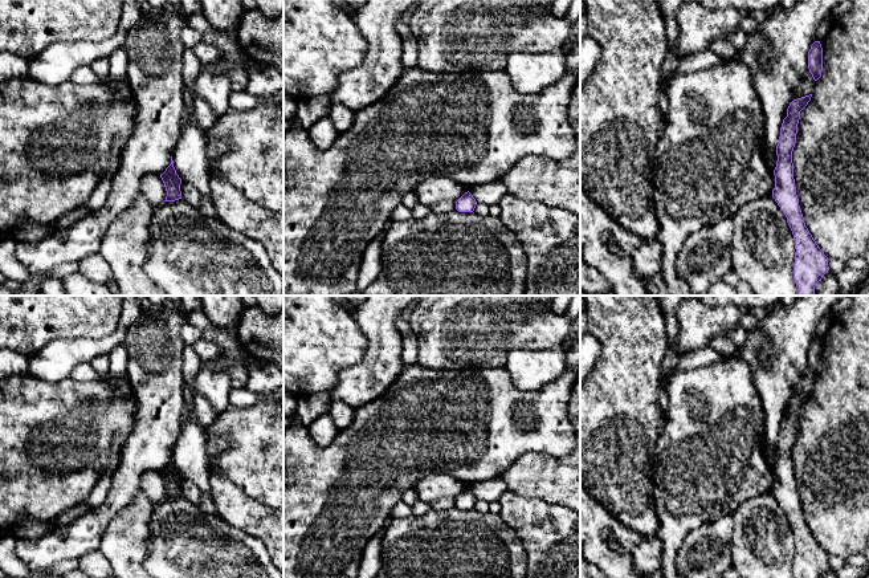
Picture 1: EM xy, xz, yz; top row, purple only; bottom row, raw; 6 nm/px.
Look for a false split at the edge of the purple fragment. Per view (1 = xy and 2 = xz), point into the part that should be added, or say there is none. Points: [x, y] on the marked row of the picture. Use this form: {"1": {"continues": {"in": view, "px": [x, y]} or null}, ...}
{"1": {"continues": null}, "2": {"continues": null}}

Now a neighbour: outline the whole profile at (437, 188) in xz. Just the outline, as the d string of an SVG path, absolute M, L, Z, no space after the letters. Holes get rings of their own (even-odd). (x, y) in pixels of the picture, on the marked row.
M434 176L421 182L413 192L420 203L431 207L442 200L457 202L468 191L465 186L453 179Z

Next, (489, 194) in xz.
M495 180L474 186L469 192L477 203L490 207L498 204L498 202L507 194L507 190L502 180Z

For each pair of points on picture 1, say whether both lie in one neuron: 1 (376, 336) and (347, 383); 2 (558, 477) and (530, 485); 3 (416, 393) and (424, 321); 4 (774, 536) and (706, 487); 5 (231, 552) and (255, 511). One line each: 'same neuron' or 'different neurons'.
1: same neuron
2: same neuron
3: different neurons
4: different neurons
5: different neurons

